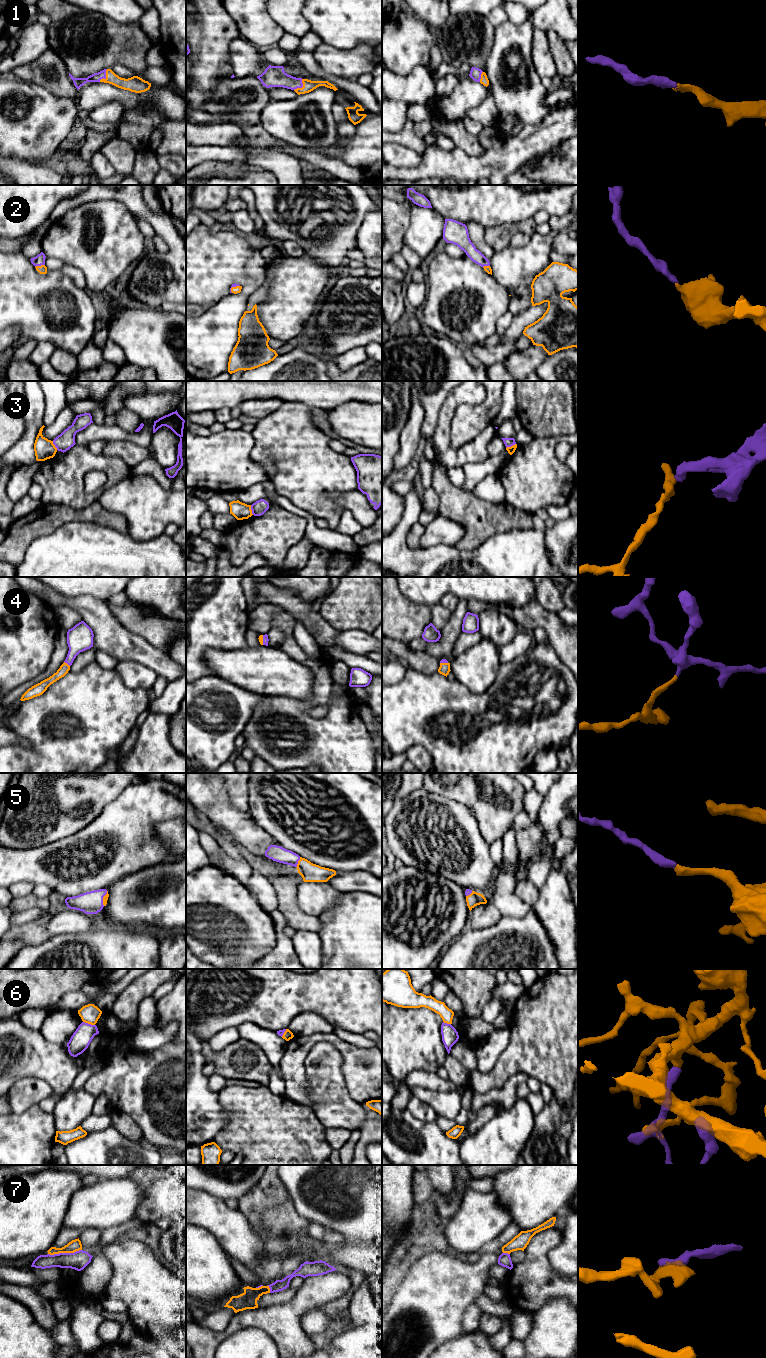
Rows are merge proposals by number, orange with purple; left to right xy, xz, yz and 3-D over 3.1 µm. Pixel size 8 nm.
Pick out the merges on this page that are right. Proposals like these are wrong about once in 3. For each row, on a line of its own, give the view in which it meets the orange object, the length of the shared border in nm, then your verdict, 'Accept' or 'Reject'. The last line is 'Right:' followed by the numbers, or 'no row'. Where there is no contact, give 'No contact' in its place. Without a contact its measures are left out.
1: Touches orange in xy. Shared border 120 nm. Accept
2: Touches orange in xy. Shared border 80 nm. Accept
3: Touches orange in xz. Shared border 80 nm. Reject
4: Touches orange in xy. Shared border 60 nm. Accept
5: Touches orange in xz. Shared border 90 nm. Accept
6: Touches orange in xy. Shared border 100 nm. Reject
7: Touches orange in xy. Shared border 280 nm. Reject
Right: 1, 2, 4, 5

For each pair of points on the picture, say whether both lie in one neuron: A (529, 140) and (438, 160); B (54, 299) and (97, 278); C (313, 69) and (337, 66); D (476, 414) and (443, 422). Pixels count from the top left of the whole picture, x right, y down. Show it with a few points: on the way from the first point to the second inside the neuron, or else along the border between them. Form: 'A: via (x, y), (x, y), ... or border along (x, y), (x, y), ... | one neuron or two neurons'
A: via (506, 155), (496, 164), (461, 164) | one neuron
B: border along (86, 288), (89, 291) | two neurons
C: border along (312, 53), (314, 61), (325, 72), (343, 77) | two neurons
D: border along (453, 421), (450, 444) | two neurons

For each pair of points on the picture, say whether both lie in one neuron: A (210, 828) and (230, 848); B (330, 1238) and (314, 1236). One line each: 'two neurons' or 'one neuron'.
A: one neuron
B: one neuron

